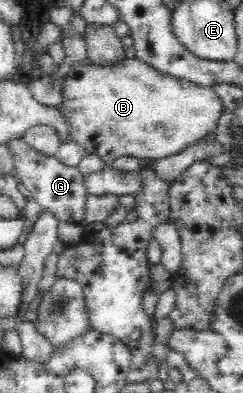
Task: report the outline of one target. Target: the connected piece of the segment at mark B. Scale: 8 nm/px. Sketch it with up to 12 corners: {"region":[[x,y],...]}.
{"region":[[138,58],[71,67],[70,139],[108,165],[214,135],[211,87]]}

